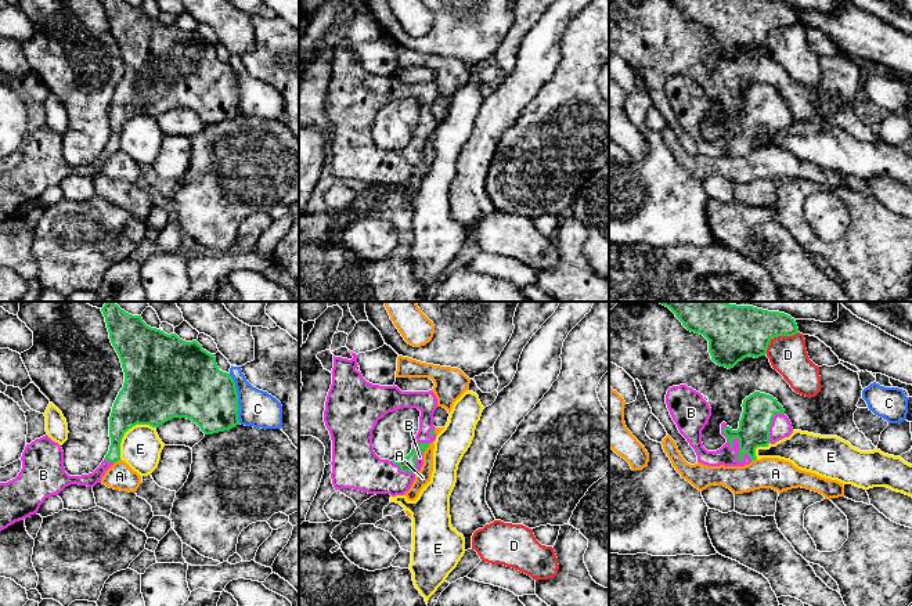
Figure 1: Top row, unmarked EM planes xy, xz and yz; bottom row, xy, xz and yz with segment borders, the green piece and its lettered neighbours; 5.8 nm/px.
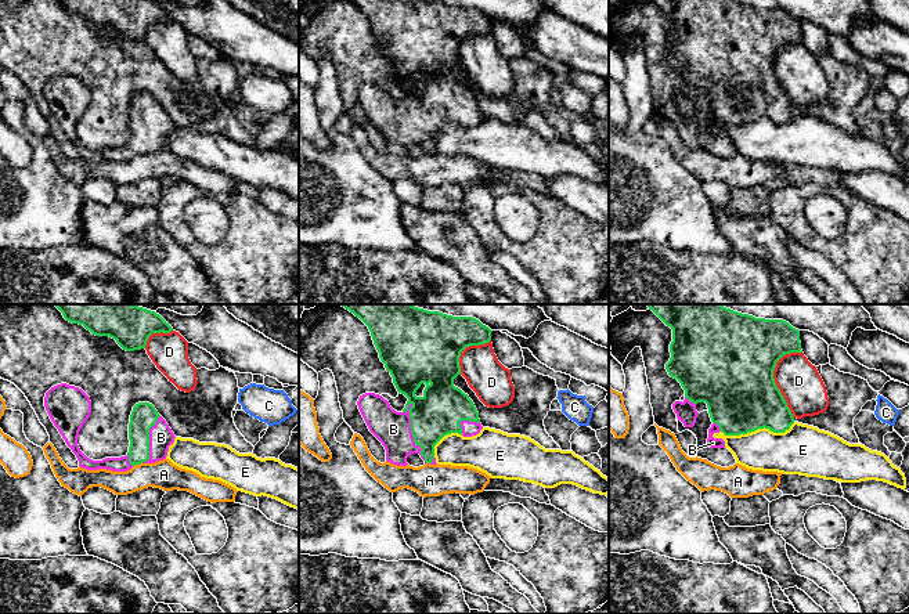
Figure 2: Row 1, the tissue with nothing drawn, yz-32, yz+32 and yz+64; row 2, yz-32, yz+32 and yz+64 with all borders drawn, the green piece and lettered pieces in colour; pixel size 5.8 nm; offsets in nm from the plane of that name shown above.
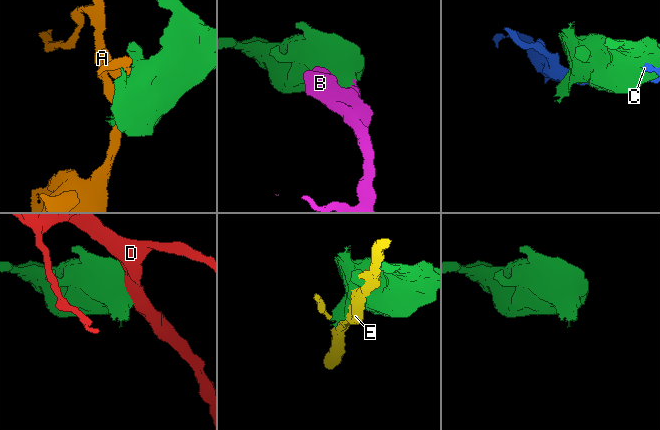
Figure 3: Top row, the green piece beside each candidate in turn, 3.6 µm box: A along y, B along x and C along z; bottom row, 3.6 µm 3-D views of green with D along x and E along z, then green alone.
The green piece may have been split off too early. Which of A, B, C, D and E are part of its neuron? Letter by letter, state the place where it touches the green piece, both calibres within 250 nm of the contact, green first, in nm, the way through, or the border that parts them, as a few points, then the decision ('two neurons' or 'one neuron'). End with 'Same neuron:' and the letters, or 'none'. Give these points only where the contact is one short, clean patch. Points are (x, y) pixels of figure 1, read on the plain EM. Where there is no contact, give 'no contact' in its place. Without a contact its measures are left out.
A: contact xz (426, 137); calibres 100 and 90 nm; border xz (429, 134), (422, 143); two neurons
B: contact yz (739, 136); calibres 190 and 110 nm; one neuron
C: contact xy (237, 89); calibres 360 and 220 nm; two neurons
D: contact yz (778, 25); calibres 280 and 220 nm; two neurons
E: contact xy (126, 121); calibres 340 and 240 nm; two neurons
Same neuron: B

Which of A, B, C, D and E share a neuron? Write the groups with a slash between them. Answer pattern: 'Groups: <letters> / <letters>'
Groups: A / B / C / D / E

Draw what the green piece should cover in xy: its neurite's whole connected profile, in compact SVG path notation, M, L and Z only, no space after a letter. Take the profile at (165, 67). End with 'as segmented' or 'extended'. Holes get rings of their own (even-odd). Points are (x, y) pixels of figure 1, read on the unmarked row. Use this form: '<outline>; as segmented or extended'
M101 0L109 29L125 62L125 73L109 107L111 136L101 155L89 165L69 166L64 158L64 141L47 125L26 134L18 166L0 173L0 221L37 203L46 188L58 185L71 174L94 177L105 162L120 151L120 133L125 123L136 115L159 115L173 108L195 112L205 125L230 120L239 115L238 83L232 66L219 59L215 44L208 43L197 32L185 32L176 24L165 24L148 17L141 6L125 0Z; extended

